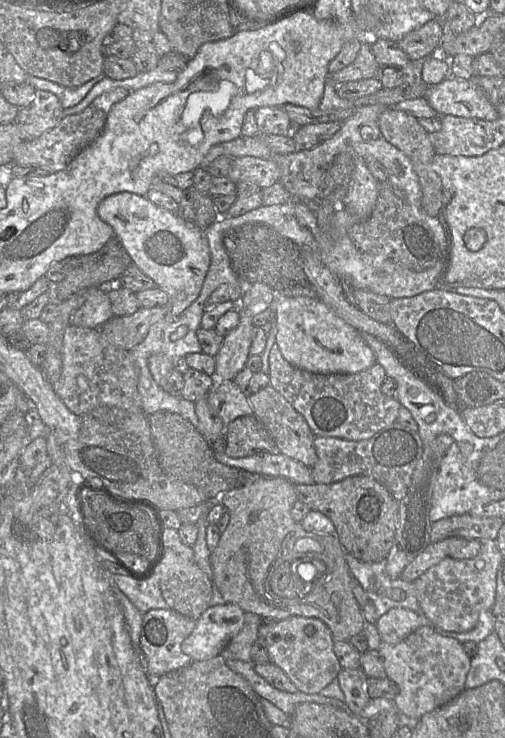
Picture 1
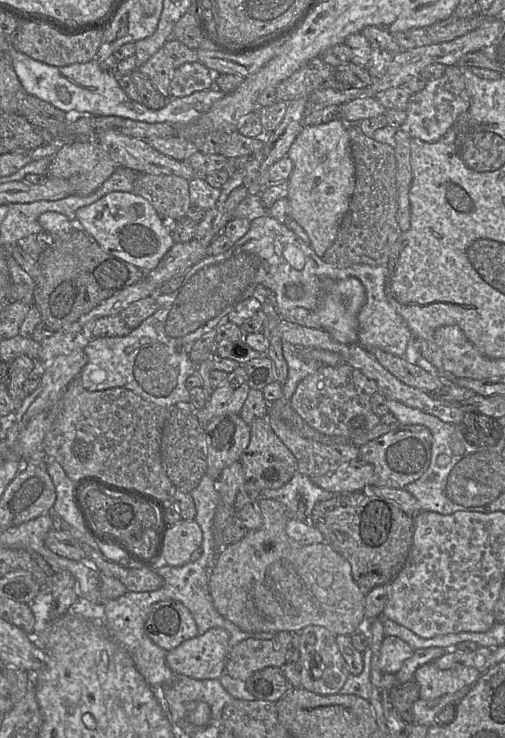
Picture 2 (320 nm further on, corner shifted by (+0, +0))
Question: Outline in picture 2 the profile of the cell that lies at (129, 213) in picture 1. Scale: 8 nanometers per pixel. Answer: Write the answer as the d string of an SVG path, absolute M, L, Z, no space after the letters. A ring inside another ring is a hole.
M110 192L94 203L79 208L74 224L91 235L107 254L144 272L154 269L175 244L172 234L162 225L161 216L147 200L133 192Z

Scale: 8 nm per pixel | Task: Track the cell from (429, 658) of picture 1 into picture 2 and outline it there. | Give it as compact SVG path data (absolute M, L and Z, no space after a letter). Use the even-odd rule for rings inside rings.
M433 662L420 666L412 681L419 685L419 698L433 700L452 694L466 686L472 686L481 673L473 667L439 669Z

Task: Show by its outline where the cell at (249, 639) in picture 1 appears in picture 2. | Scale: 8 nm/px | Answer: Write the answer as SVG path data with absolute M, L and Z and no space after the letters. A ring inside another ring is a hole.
M281 631L276 633L274 637L269 640L248 638L241 641L228 652L225 663L225 673L230 675L234 679L246 681L250 676L252 676L252 674L259 670L267 667L281 667L282 665L287 663L286 652L288 649L288 644L290 643L292 635L294 634L296 633Z

